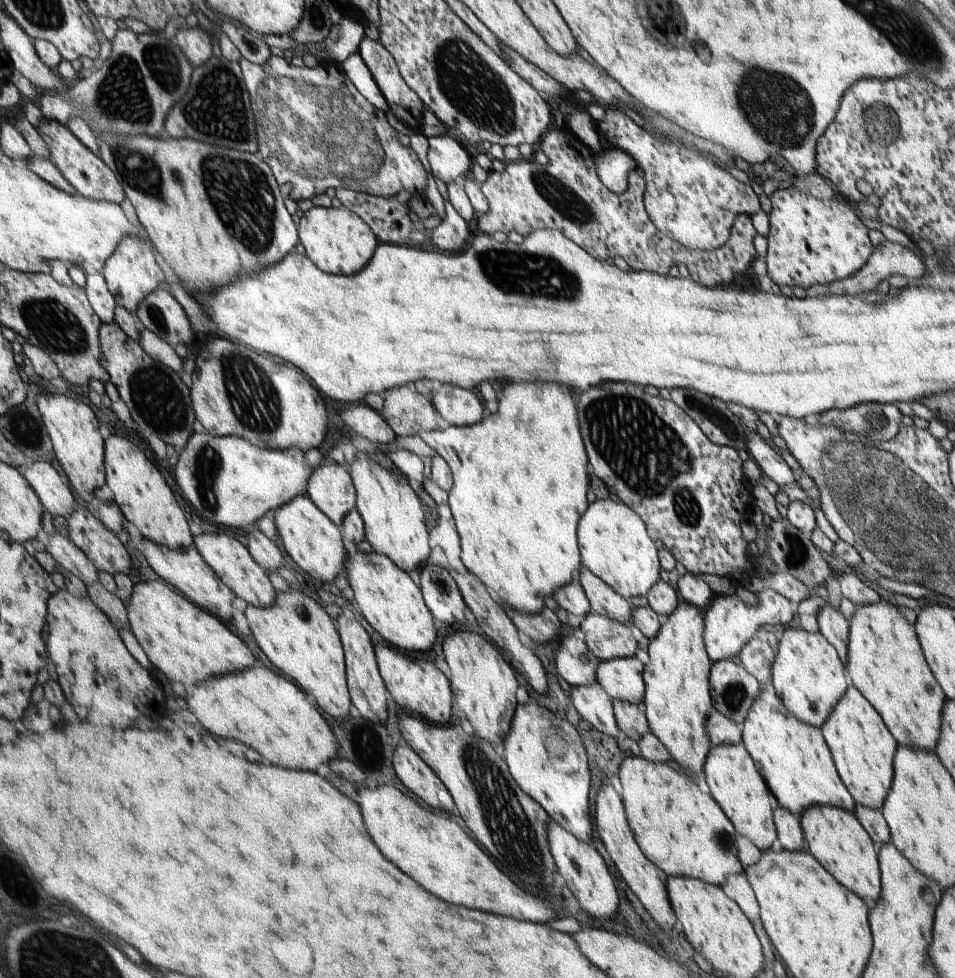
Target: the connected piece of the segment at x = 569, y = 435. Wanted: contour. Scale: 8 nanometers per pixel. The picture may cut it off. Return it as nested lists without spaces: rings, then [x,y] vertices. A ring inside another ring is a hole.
[[[546,382],[508,384],[500,394],[498,404],[500,406],[498,406],[496,414],[486,413],[478,424],[465,427],[450,425],[446,429],[434,429],[432,432],[420,432],[418,435],[423,442],[434,448],[438,455],[442,455],[451,468],[453,485],[449,492],[449,507],[461,542],[461,559],[467,570],[475,574],[490,592],[493,591],[501,604],[510,605],[511,609],[513,606],[514,609],[523,613],[538,614],[545,606],[545,597],[552,596],[554,590],[559,586],[575,580],[582,566],[577,531],[581,515],[587,511],[590,505],[586,500],[586,492],[589,488],[588,458],[586,458],[586,450],[584,450],[580,426],[578,426],[576,402],[570,396],[568,388],[564,388],[560,384],[552,384],[552,382],[548,382],[548,384]]]

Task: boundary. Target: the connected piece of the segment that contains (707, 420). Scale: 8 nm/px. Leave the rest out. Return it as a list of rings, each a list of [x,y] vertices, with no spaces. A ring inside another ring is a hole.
[[[672,389],[670,394],[672,400],[696,422],[708,440],[736,450],[742,448],[748,453],[749,459],[754,460],[748,450],[752,430],[741,422],[727,403],[697,390]]]

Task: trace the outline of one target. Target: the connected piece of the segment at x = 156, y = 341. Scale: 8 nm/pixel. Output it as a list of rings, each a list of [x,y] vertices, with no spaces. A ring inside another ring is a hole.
[[[142,322],[138,323],[137,329],[139,332],[139,343],[144,349],[144,352],[146,352],[152,360],[165,364],[174,370],[174,372],[182,372],[184,360],[174,351],[174,346],[162,340],[150,329],[147,329]]]

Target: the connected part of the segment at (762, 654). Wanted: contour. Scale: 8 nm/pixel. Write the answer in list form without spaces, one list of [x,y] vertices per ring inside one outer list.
[[[754,636],[738,653],[742,666],[760,683],[761,688],[771,682],[771,666],[775,655],[768,641]]]

